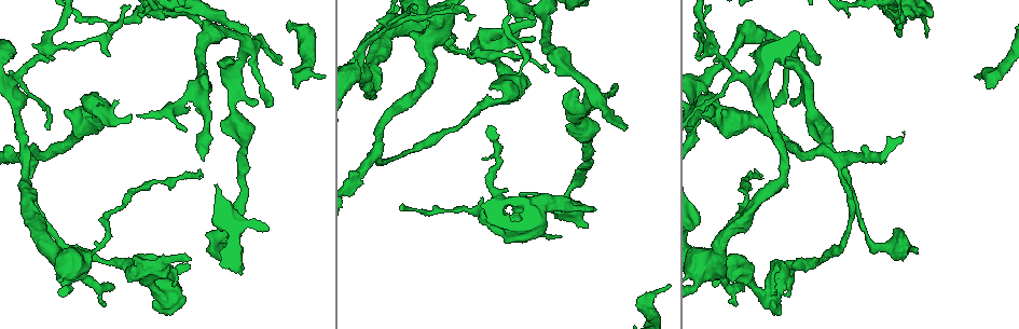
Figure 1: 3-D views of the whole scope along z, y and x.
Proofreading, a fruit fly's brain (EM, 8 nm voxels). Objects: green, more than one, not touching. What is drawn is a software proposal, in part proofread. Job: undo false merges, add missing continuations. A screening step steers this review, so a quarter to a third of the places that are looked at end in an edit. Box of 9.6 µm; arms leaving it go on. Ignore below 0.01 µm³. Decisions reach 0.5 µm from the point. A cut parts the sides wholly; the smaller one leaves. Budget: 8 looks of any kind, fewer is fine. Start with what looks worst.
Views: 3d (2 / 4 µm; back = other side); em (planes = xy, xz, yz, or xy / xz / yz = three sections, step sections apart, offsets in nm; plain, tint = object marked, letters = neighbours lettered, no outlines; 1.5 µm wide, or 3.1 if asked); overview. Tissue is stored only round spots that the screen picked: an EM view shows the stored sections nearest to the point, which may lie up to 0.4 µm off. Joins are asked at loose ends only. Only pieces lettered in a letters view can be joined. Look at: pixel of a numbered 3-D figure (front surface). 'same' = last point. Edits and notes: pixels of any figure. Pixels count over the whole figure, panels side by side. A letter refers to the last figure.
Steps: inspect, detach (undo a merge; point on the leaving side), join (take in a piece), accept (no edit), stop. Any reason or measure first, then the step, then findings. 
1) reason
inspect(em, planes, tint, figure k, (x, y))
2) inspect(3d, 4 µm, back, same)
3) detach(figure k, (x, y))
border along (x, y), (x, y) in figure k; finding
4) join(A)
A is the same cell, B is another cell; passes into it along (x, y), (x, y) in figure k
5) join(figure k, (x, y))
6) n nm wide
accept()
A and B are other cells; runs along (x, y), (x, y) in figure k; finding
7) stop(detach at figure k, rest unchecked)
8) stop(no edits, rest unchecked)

an open end
inspect(em, xz, step 8, letters, figure 1, (357, 60))

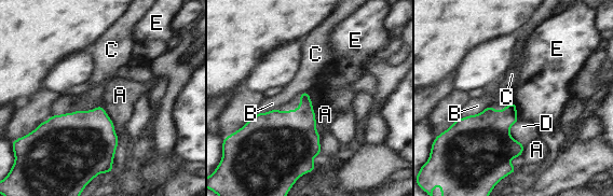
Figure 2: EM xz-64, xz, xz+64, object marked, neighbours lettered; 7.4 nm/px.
another direction
inspect(em, planes, letters, same)

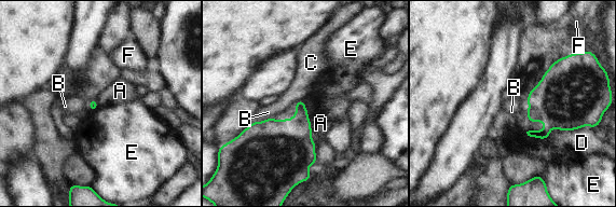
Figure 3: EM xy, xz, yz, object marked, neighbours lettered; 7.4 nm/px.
accept()
A, B, C, D, E and F are other cells; border along (302, 100), (313, 130) in figure 3; no lettered piece goes on from it

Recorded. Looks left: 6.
an open end
inspect(em, planes, letters, figure 1, (733, 304))

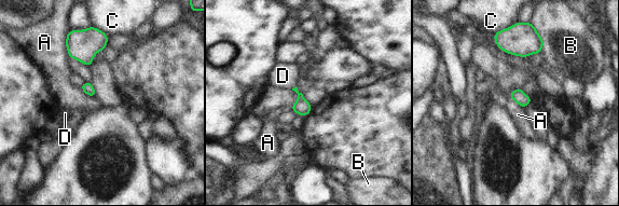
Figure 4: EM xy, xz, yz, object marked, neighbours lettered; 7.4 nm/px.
B touches over 160 nm
join(D)
D is the same cell, A, B and C are other cells; passes into it along (302, 107), (294, 87), (283, 76) in figure 4; it goes on there

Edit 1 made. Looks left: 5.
stop(join at figure 4, rest unchecked)

